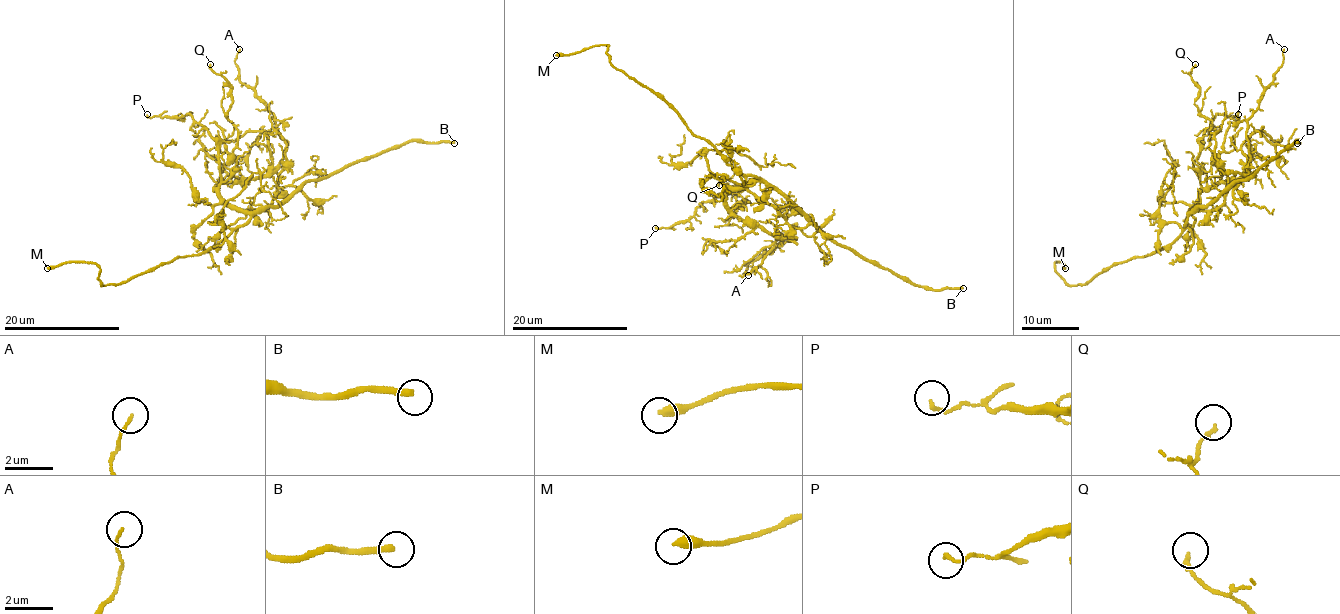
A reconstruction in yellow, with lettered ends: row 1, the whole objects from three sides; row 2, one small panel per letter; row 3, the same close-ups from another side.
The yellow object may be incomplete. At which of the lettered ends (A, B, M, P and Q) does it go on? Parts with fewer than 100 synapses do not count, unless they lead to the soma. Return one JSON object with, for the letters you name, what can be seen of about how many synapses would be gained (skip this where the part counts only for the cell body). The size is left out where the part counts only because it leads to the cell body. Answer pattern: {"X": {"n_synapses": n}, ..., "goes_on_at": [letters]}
{"B": {"n_synapses": 190}, "goes_on_at": ["B", "M"]}

